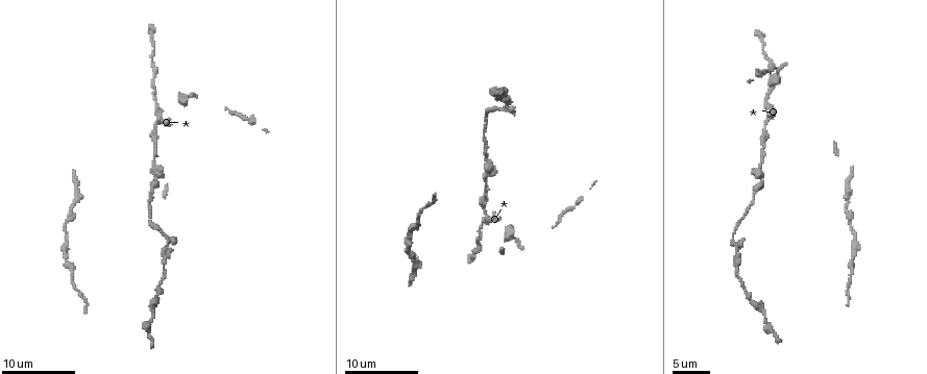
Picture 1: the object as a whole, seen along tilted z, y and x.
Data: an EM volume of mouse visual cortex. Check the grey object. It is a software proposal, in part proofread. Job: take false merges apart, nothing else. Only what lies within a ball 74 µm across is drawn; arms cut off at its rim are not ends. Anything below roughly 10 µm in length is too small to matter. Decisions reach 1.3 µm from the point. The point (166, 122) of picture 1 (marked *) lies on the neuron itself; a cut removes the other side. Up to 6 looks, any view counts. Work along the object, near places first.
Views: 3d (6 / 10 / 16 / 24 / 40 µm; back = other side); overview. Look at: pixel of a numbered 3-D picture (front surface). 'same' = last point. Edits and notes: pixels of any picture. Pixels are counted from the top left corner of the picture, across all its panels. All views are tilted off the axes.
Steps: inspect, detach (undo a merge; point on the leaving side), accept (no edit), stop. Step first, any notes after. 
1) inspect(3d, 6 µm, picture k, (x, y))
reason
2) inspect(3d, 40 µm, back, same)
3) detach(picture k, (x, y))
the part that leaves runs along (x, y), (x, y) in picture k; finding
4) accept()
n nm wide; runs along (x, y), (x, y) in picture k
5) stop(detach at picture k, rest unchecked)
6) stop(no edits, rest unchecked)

inspect(3d, 10 µm, picture 1, (160, 112))

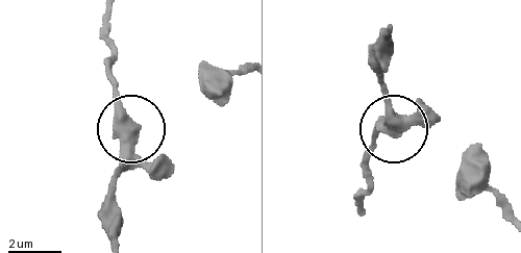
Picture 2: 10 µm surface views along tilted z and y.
inspect(3d, 10 µm, back, picture 2, (133, 131))

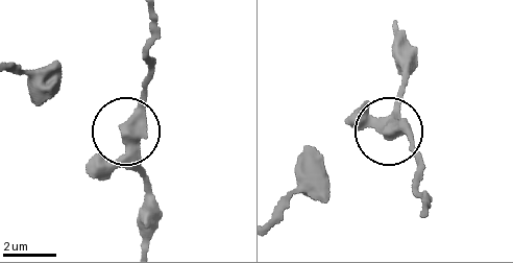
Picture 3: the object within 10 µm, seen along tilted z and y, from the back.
accept()
390 nm wide; runs along (366, 123), (404, 135), (415, 150) in picture 3; all the same neuron

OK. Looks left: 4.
inspect(3d, 16 µm, picture 1, (156, 178))
narrows sharply

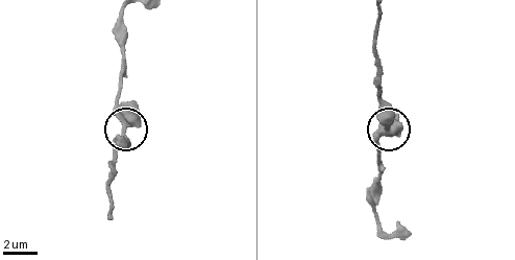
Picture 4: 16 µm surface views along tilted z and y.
inspect(3d, 6 µm, picture 4, (386, 127))

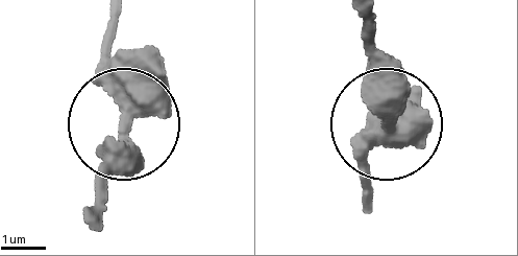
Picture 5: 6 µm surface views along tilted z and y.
accept()
430 nm wide; runs along (117, 15), (106, 85), (128, 167), (109, 209) in picture 5; all the same neuron

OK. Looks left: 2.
inspect(3d, 6 µm, picture 1, (736, 248))
sudden change in width

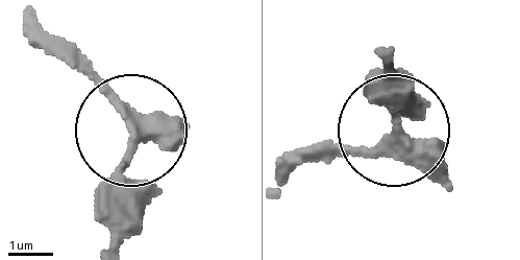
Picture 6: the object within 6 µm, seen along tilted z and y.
accept()
runs along (31, 19), (124, 115), (131, 155), (120, 240) in picture 6; one neuron here

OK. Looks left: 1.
stop(no edits, rest unchecked)

